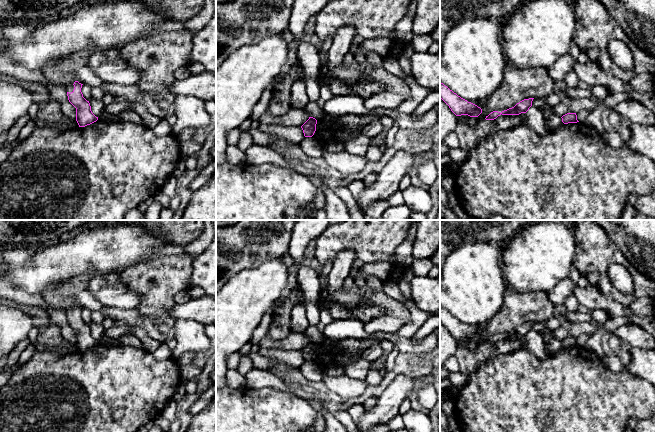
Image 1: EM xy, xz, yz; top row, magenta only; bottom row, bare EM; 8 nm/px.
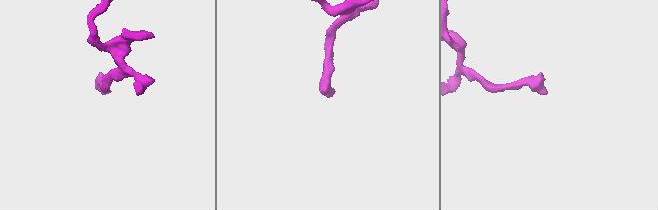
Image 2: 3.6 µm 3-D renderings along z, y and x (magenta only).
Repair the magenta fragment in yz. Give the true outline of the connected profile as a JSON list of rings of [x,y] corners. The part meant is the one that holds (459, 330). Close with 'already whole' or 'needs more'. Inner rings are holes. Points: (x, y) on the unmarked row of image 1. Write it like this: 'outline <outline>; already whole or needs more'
outline [[[441,306],[440,322],[449,330],[456,340],[468,339],[470,341],[478,341],[482,337],[480,331],[461,322]]]; already whole

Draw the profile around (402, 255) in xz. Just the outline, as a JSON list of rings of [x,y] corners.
[[[414,220],[410,225],[408,236],[405,241],[400,244],[392,255],[393,263],[403,266],[411,266],[414,261],[412,256],[413,242],[416,236],[418,221]]]

